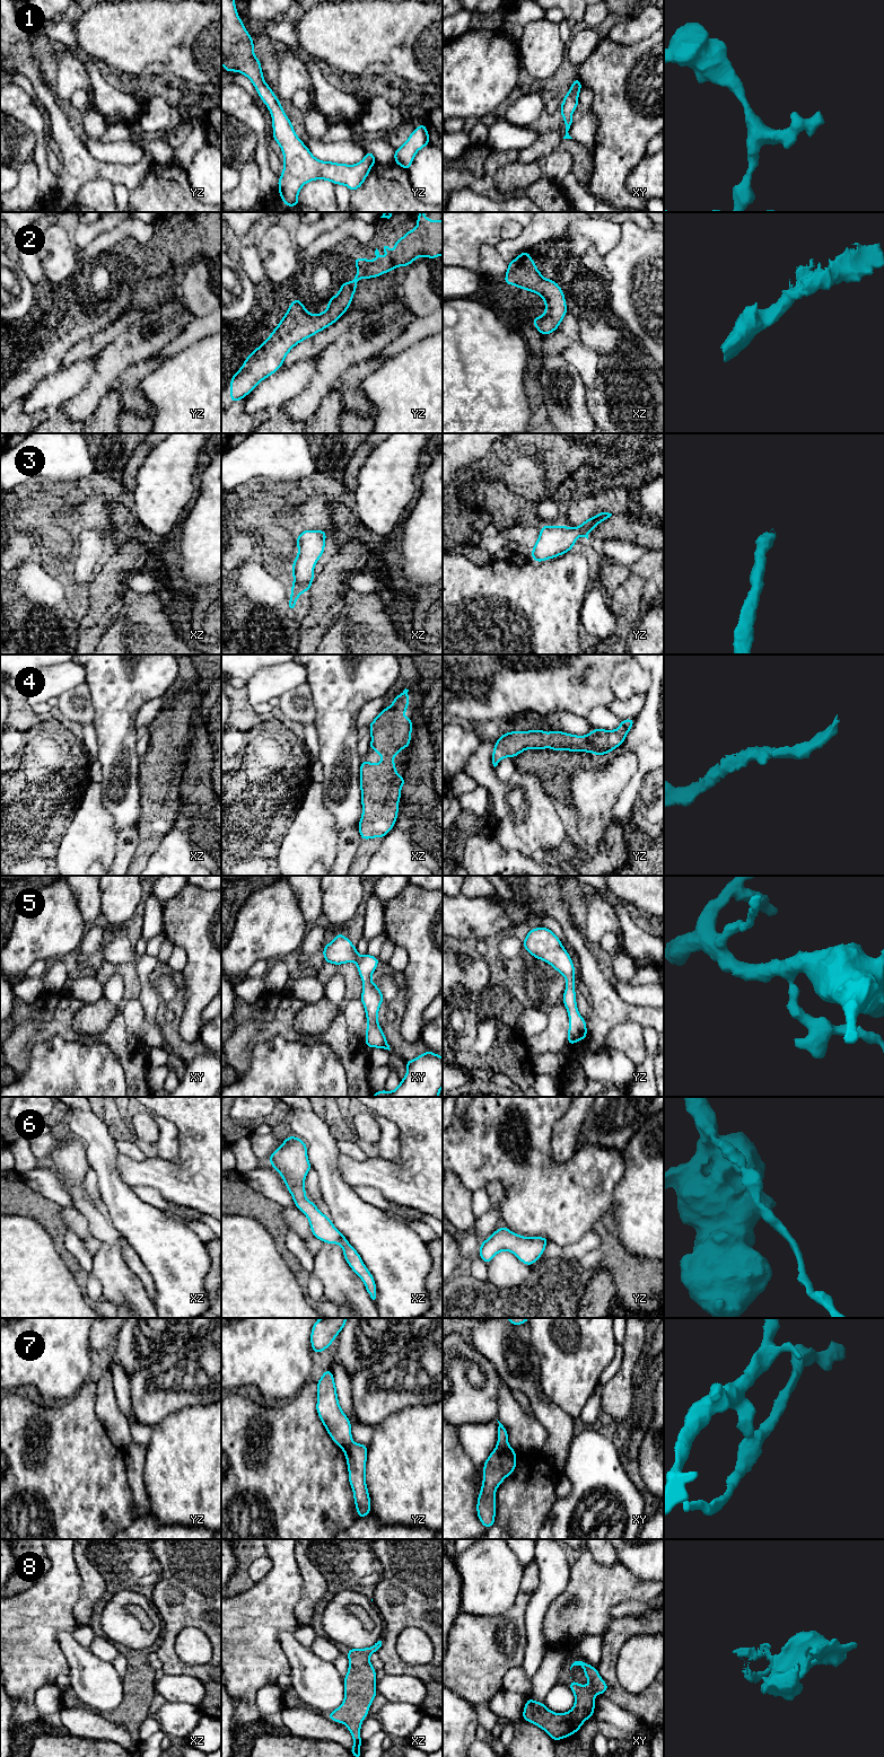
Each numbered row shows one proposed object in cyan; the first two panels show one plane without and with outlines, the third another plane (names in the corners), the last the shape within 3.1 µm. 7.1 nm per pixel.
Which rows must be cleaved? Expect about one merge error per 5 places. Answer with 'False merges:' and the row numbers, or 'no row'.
False merges: 7

